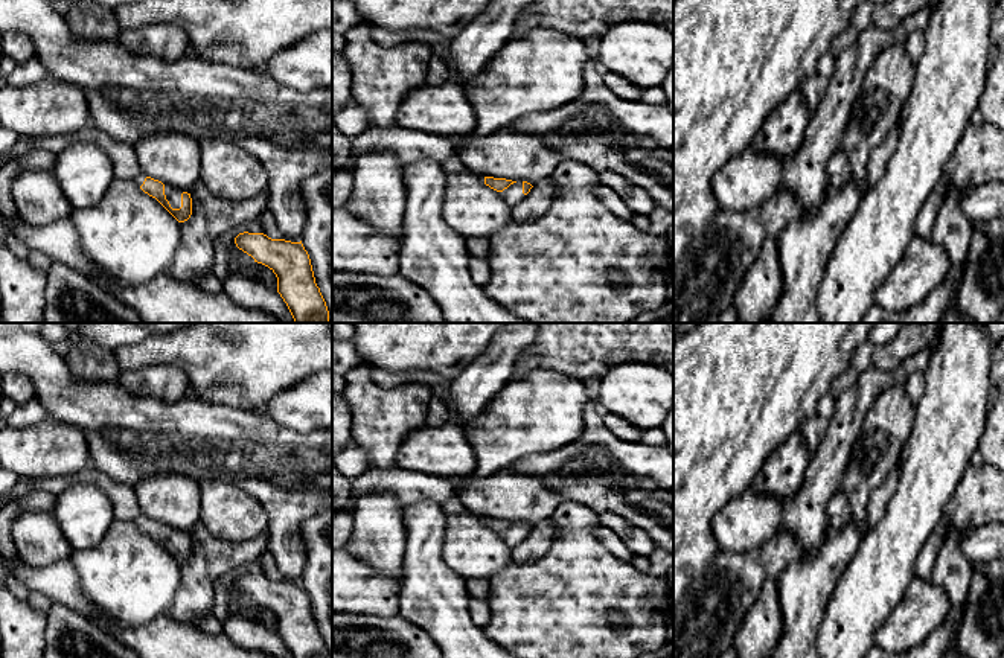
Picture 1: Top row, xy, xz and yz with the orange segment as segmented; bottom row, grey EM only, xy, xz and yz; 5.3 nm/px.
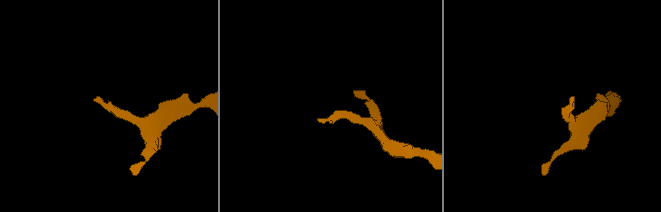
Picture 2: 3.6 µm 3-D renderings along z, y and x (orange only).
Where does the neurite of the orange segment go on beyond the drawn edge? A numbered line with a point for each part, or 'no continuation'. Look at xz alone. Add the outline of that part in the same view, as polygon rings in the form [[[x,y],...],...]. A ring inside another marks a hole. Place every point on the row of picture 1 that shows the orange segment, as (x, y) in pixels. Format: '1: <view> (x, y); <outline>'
1: xz (512, 195); [[[513,183],[503,192],[500,192],[501,198],[513,207],[518,204],[526,195],[523,193],[523,183]]]

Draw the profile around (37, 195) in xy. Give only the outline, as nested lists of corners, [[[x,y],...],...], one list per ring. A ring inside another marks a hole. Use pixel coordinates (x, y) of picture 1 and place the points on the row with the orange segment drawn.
[[[35,169],[17,175],[12,181],[12,201],[18,218],[37,227],[73,212],[52,171]]]

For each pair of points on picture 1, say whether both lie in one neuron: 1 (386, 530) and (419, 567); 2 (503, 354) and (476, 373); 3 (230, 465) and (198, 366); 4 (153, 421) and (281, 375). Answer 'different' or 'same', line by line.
1: different
2: same
3: different
4: different

